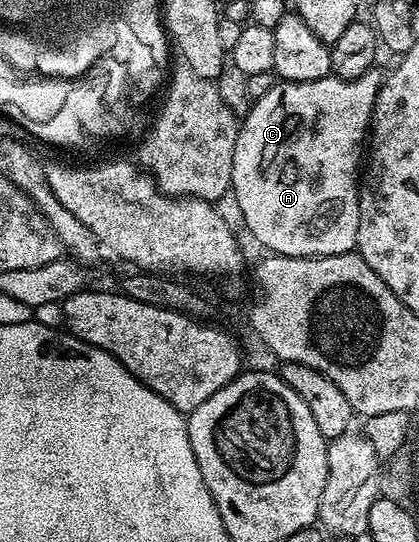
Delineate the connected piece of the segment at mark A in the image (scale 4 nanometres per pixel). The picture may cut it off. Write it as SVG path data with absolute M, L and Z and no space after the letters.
M374 68L354 82L344 82L341 78L320 78L310 82L282 82L275 84L275 92L285 92L287 108L295 118L303 120L303 128L311 128L311 144L293 144L289 148L287 170L291 176L285 176L281 170L275 174L269 172L261 178L257 164L249 156L245 158L245 138L249 128L239 128L235 140L235 160L233 161L233 184L231 192L243 208L244 229L250 230L263 245L266 251L286 258L326 258L336 254L350 253L357 245L359 232L359 167L363 162L361 145L366 145L367 135L373 120L373 105L377 93L381 90L383 74Z

